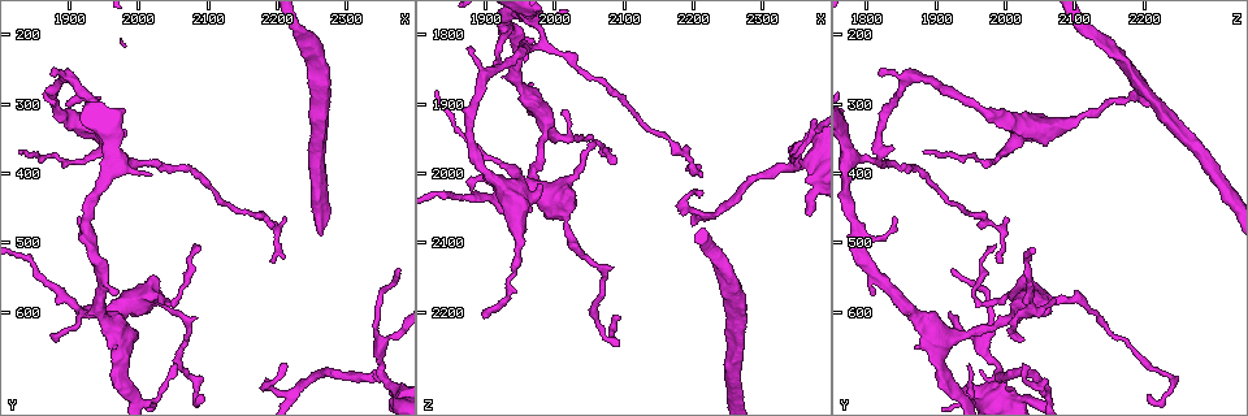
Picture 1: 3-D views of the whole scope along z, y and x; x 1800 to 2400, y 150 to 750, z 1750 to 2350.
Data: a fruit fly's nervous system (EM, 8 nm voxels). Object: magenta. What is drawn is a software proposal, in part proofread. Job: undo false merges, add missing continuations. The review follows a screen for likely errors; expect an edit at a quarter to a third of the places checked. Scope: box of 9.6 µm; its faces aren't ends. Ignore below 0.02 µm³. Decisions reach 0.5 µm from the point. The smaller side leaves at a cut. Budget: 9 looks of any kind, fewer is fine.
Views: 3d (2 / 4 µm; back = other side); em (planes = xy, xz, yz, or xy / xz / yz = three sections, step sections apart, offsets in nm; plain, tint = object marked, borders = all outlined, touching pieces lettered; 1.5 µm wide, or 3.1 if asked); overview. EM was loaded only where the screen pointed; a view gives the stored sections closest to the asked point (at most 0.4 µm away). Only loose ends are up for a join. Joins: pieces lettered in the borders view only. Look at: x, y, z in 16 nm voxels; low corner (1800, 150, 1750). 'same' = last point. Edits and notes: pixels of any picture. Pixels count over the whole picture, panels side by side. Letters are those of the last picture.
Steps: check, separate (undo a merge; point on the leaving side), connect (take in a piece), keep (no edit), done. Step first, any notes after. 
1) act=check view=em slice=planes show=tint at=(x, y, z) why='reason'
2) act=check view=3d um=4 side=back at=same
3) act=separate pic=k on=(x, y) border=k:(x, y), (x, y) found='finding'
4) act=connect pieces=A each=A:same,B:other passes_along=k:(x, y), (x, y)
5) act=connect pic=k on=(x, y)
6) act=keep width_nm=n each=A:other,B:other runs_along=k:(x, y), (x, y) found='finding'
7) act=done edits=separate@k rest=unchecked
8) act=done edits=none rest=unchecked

act=check view=3d um=2 at=(1895, 300, 2200) why='free end'

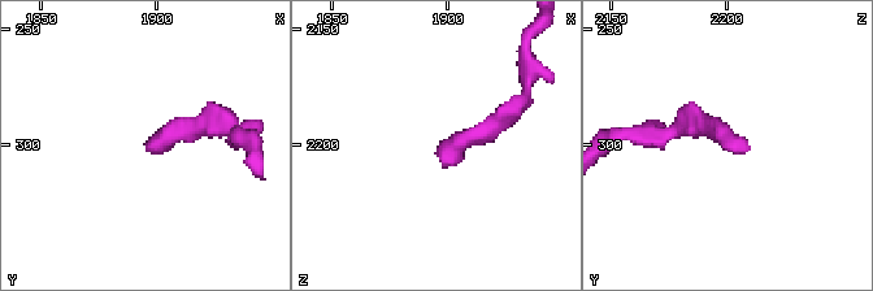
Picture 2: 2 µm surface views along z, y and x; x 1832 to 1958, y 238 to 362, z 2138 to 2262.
act=check view=em slice=planes show=borders at=(1894, 302, 2203)

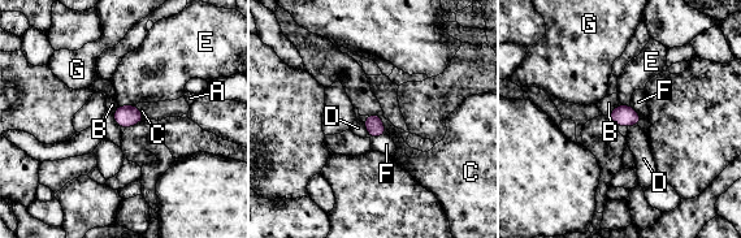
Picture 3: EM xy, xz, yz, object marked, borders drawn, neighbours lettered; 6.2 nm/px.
act=keep longest_contact=D:120nm each=A:other,B:other,C:other,D:other,E:other,F:other,G:other border=3:(113, 111), (113, 118), (120, 128) found='no lettered piece goes on from it'

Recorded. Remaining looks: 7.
act=check view=3d um=2 at=(1985, 340, 2015) why='stops while still wide'

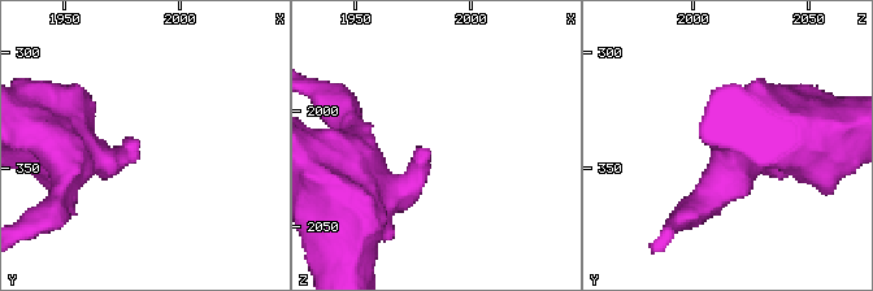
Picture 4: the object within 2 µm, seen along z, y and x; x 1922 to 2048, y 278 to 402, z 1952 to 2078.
act=check view=em slice=planes show=borders at=(1981, 340, 2015) why='need the tissue'

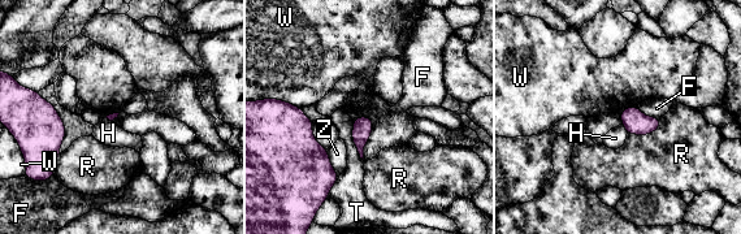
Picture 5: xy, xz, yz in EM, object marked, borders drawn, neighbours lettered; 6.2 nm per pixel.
act=keep each=F:other,H:other,R:other,T:other,W:other,Z:other border=5:(363, 115), (372, 121), (363, 159) found='no lettered piece goes on from it'

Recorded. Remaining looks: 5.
act=check view=3d um=4 at=(1875, 260, 1820) why='thin end'

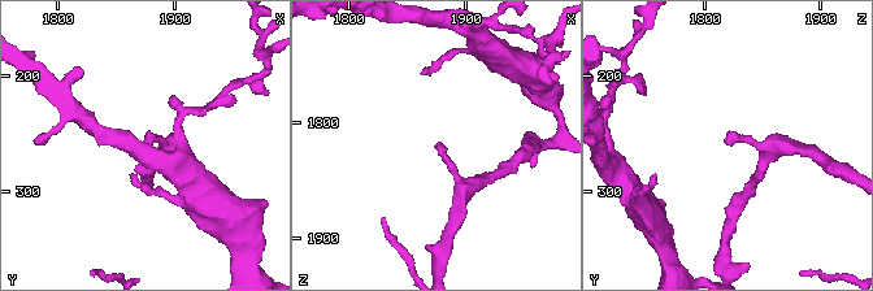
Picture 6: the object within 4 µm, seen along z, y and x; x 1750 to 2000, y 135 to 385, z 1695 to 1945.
act=check view=em slice=xy step=4 show=borders at=(1876, 262, 1822)

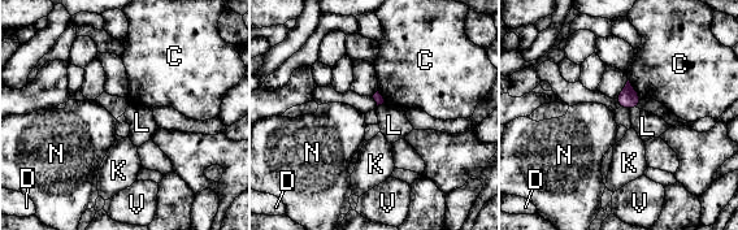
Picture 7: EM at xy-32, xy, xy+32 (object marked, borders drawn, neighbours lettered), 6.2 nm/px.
act=check view=em slice=planes show=borders at=same why='cut it another way'

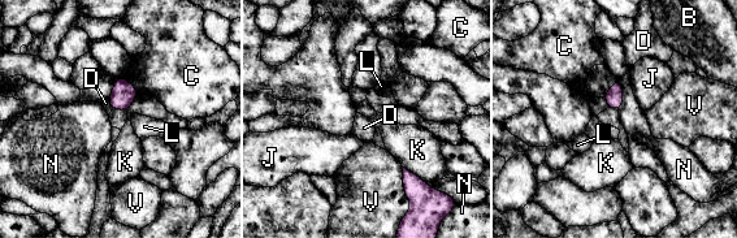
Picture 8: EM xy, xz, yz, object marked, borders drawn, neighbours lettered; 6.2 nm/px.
act=keep each=B:other,C:other,D:other,J:other,K:other,L:other,N:other,V:other border=8:(618, 79), (621, 86), (619, 109) found='none of them fits'

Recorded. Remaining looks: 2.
act=done edits=none rest=unchecked

